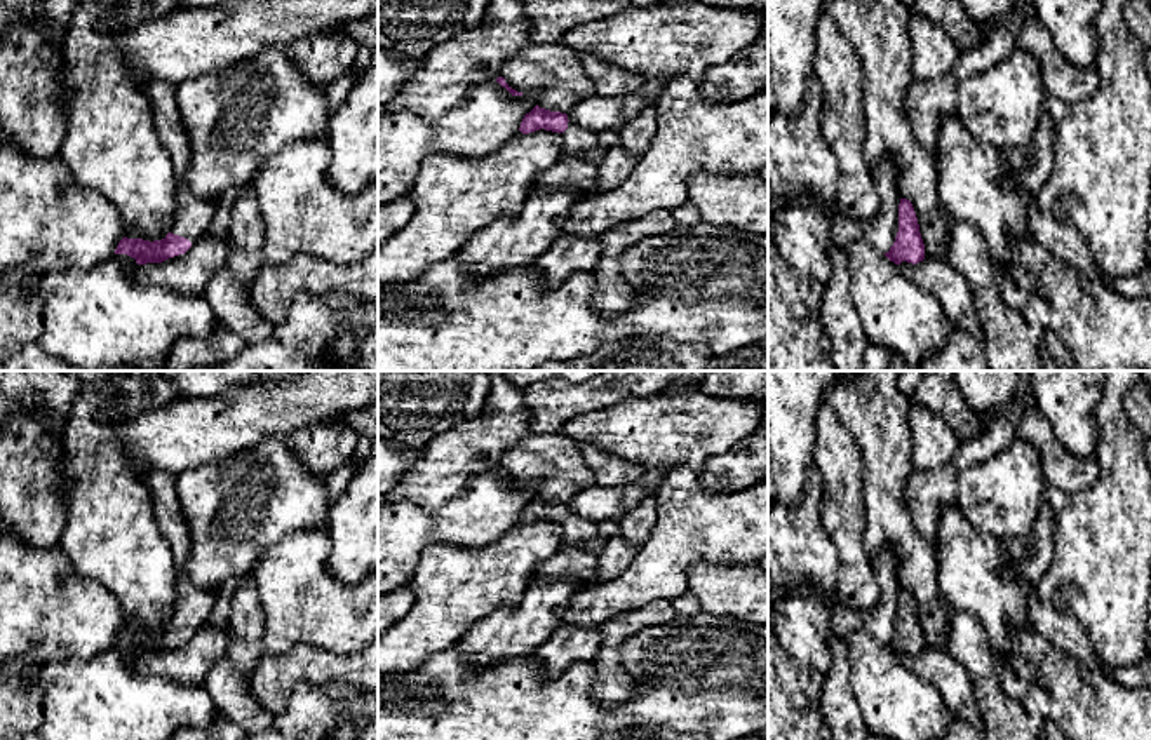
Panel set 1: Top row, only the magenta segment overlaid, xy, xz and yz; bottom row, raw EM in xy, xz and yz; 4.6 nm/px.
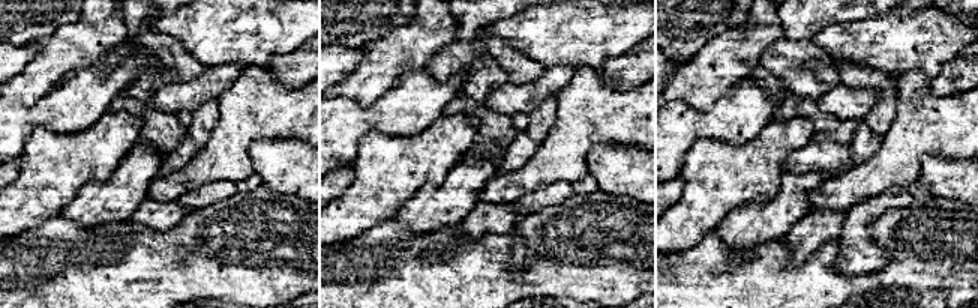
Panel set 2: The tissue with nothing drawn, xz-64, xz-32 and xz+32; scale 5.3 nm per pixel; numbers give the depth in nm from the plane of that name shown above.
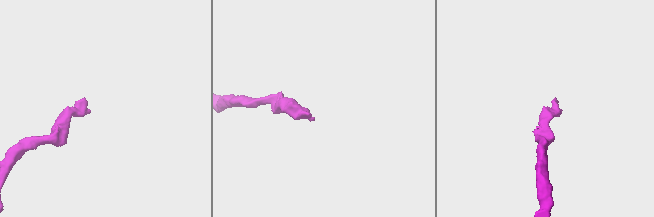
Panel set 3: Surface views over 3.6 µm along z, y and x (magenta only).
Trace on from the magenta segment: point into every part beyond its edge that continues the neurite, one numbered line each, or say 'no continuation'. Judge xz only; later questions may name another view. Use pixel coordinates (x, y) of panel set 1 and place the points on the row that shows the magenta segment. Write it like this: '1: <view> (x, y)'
1: xz (575, 140)

